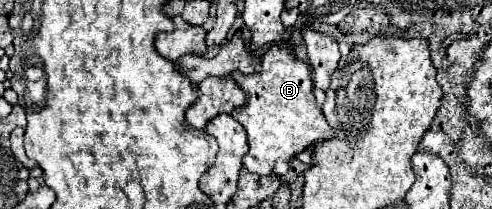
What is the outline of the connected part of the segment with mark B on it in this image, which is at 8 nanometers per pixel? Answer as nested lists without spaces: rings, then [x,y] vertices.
[[[272,46],[262,60],[262,72],[248,76],[234,72],[232,76],[236,84],[246,92],[244,106],[232,112],[232,116],[242,122],[248,132],[250,150],[244,156],[246,170],[254,174],[270,174],[276,160],[290,160],[298,150],[306,150],[308,146],[334,136],[334,130],[326,122],[314,98],[310,64],[296,58],[292,50],[284,46]]]

